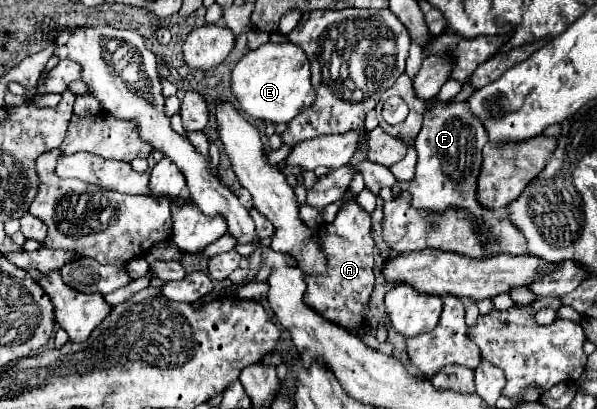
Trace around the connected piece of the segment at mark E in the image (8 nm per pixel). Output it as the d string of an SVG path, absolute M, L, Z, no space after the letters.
M265 43L255 51L249 51L233 69L231 89L241 109L253 119L271 123L289 123L295 115L309 109L315 103L315 89L311 85L309 59L301 47L293 43Z

